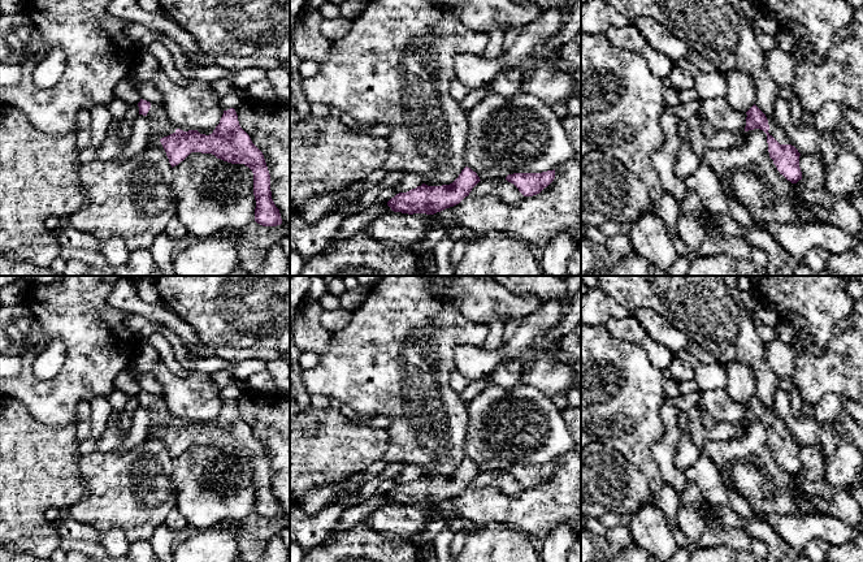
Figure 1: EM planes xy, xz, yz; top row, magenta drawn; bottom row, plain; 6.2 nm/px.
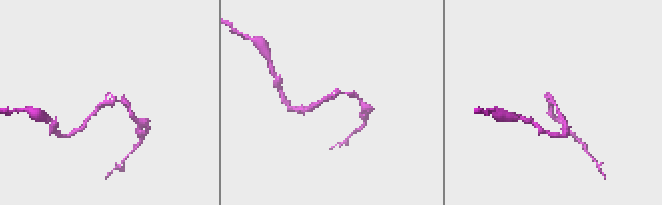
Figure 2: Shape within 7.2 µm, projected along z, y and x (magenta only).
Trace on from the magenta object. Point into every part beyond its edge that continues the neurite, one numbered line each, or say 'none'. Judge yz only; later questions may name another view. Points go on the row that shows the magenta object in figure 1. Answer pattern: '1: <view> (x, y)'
1: yz (776, 130)

